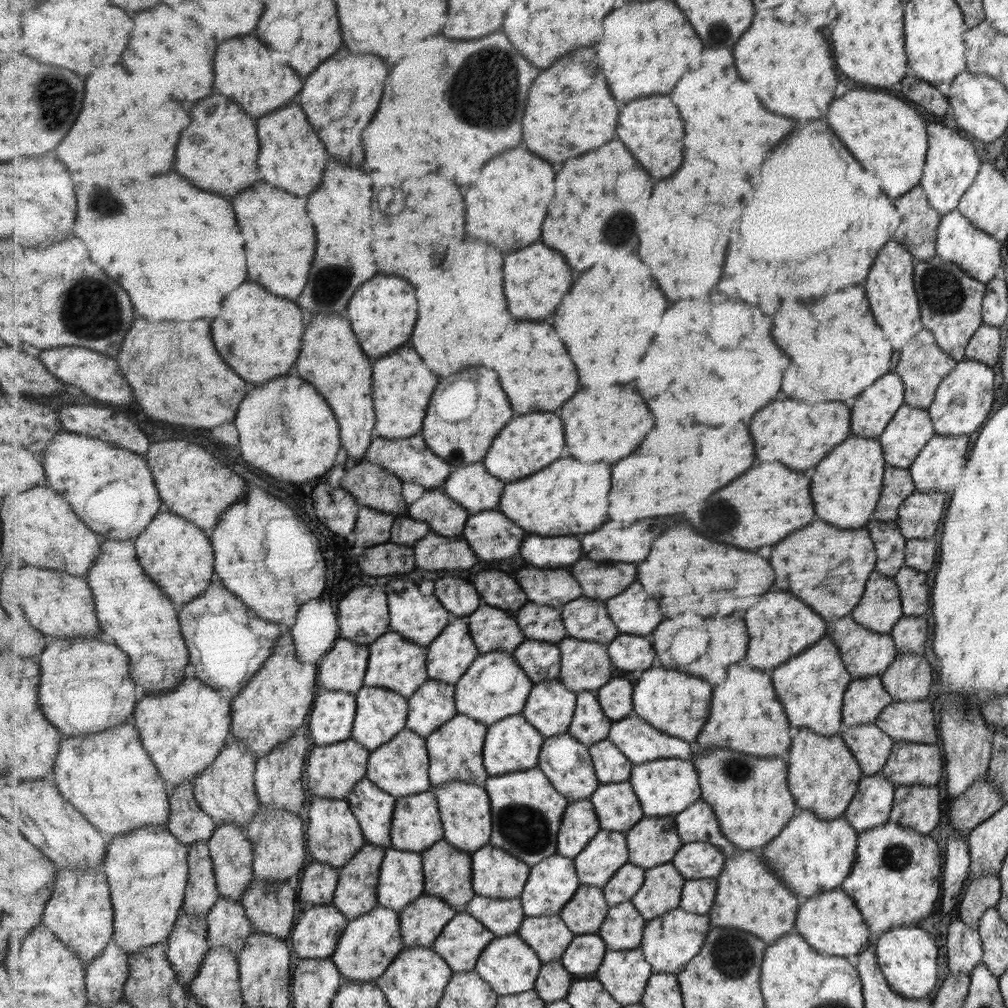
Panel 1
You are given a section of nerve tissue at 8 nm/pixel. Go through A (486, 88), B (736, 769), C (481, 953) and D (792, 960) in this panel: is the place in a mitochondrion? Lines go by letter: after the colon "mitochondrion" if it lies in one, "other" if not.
A: mitochondrion
B: mitochondrion
C: other
D: other

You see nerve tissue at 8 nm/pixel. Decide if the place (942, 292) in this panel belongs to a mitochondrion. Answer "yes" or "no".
yes

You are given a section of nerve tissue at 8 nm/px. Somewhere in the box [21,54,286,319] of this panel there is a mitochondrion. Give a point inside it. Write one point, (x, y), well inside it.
(56, 96)

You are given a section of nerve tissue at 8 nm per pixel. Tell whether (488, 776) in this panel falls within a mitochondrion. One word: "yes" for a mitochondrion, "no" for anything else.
no

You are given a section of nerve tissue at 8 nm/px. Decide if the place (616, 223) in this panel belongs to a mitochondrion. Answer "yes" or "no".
yes

